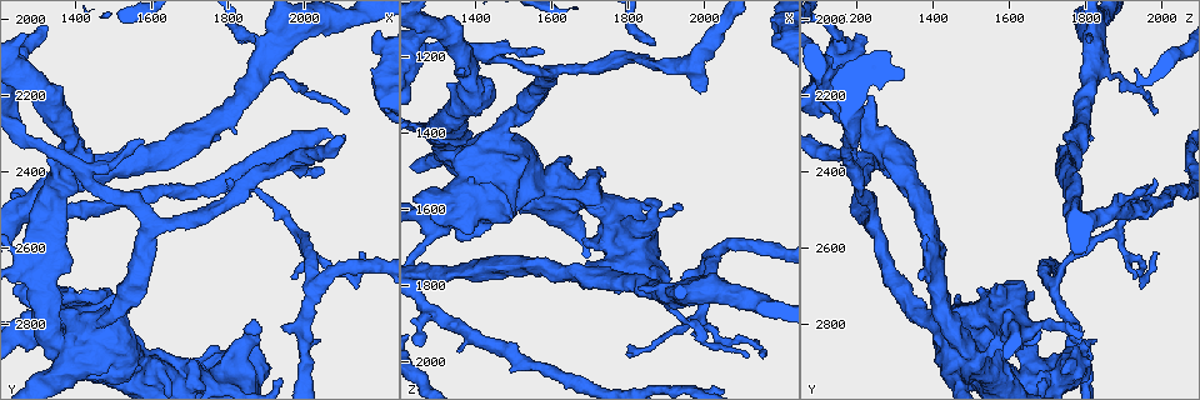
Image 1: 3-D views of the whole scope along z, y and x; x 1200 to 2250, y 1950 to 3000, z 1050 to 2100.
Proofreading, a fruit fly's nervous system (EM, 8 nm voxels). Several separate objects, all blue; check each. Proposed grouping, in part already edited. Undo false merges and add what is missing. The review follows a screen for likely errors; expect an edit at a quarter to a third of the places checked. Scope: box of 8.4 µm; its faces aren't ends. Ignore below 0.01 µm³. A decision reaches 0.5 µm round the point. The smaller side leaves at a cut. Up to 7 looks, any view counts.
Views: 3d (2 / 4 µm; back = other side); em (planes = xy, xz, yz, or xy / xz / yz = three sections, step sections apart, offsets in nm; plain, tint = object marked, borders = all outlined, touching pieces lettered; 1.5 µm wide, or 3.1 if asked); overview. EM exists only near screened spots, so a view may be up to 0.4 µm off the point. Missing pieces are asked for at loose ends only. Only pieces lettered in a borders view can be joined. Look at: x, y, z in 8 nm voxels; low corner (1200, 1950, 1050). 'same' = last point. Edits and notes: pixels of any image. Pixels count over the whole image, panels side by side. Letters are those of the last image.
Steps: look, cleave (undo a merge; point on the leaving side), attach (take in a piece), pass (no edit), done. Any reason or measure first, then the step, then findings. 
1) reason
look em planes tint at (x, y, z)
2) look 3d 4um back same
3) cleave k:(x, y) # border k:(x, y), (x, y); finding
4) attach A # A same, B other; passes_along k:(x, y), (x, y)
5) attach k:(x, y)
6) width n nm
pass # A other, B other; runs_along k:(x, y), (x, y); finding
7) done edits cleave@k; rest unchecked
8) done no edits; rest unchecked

branch stops here
look 3d 2um at (2110, 2235, 1995)

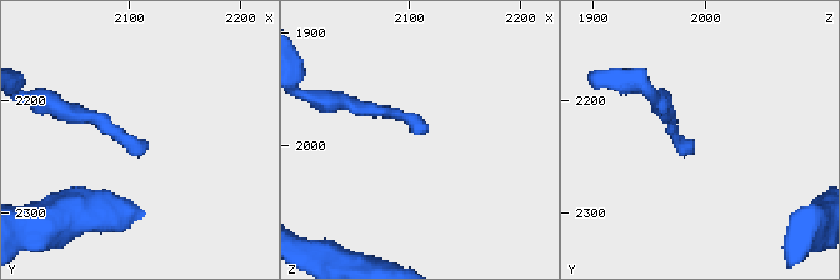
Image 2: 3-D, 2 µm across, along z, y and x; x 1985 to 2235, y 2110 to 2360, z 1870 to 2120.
now the EM
look em xz step 8 borders at (2114, 2240, 1990)

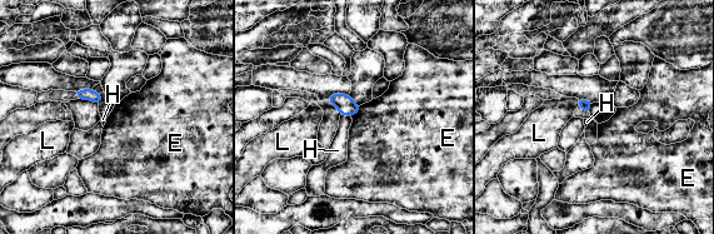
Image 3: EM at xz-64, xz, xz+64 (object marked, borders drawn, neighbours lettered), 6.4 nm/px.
attach H # E other, H same, L other; passes_along 3:(345, 105), (345, 115), (338, 150); it goes on there

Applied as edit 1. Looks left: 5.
see it whole again
look overview

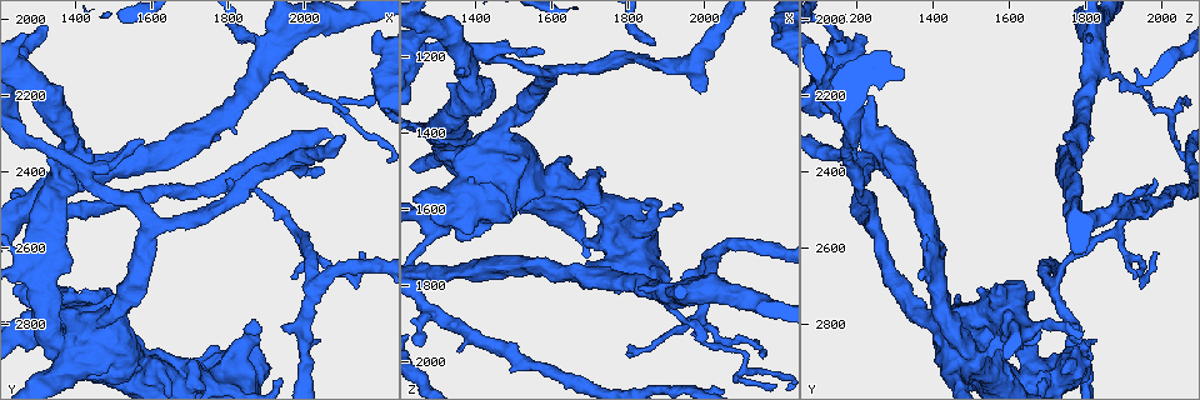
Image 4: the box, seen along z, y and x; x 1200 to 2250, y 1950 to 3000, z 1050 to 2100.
look 3d 2um at (1895, 2930, 1810)

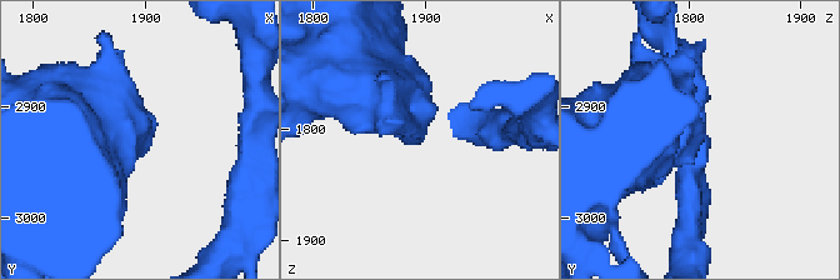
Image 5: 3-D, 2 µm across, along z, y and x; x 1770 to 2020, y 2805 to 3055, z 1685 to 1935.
look em planes borders at (1900, 2926, 1812)

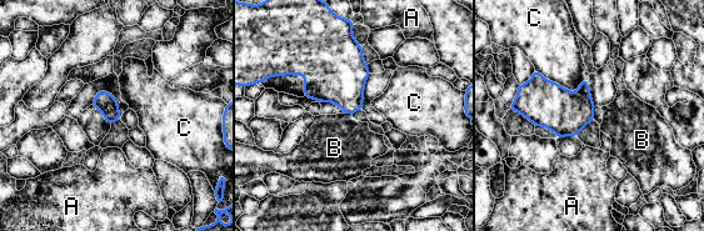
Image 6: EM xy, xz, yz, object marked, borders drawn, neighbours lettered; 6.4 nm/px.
pass # A other, B other, C other; border 6:(535, 68), (572, 91), (588, 80); no lettered piece goes on from it

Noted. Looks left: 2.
an open end
look 3d 4um at (1850, 2825, 1575)

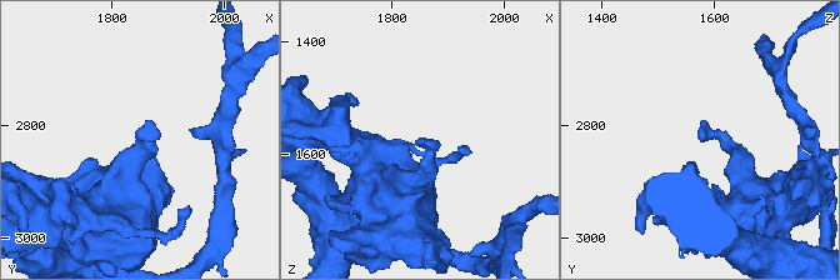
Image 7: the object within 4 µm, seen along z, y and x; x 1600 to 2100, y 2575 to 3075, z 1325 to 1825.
look em planes borders at (1845, 2820, 1580)

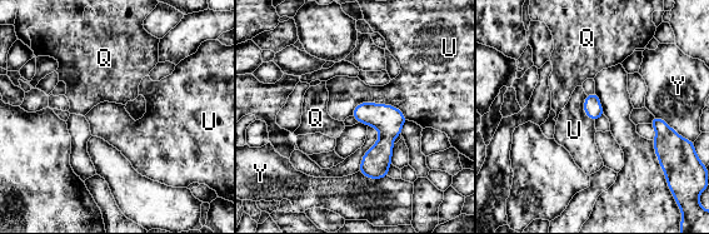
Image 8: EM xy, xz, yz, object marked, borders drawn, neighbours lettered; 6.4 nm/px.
width 120 nm
pass # Q other, U other, Y other; border 8:(350, 114), (383, 103), (407, 119); no lettered piece goes on from it

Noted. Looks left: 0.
done edits attach@3; rest unchecked

